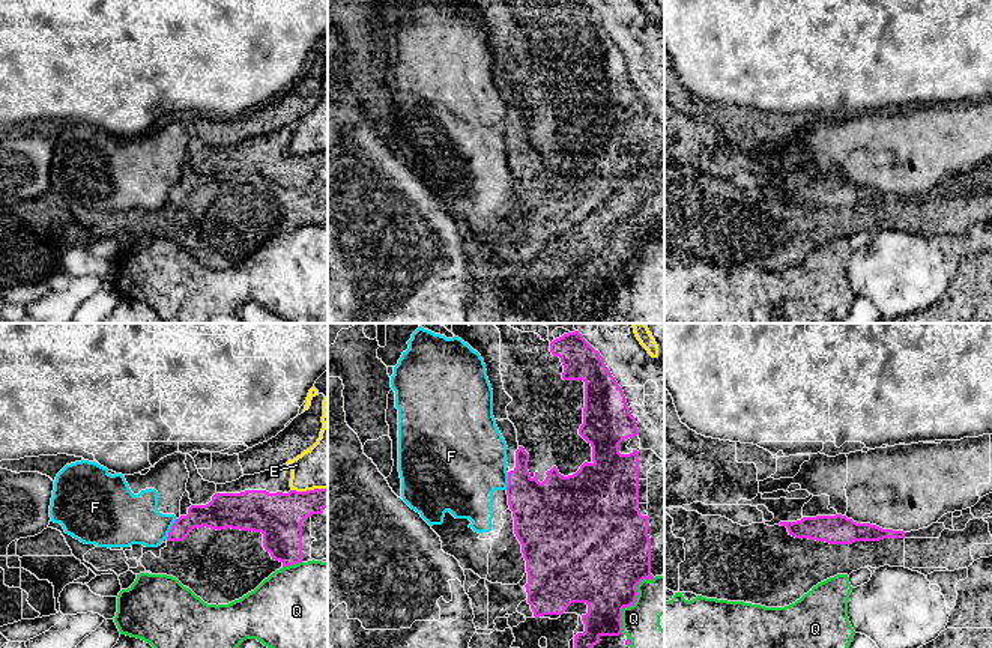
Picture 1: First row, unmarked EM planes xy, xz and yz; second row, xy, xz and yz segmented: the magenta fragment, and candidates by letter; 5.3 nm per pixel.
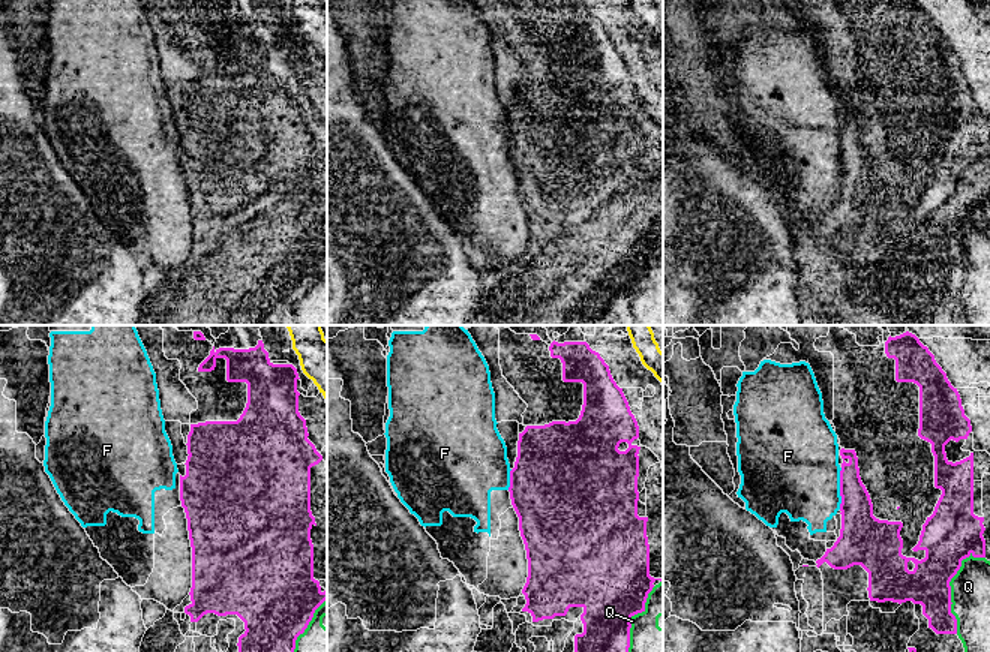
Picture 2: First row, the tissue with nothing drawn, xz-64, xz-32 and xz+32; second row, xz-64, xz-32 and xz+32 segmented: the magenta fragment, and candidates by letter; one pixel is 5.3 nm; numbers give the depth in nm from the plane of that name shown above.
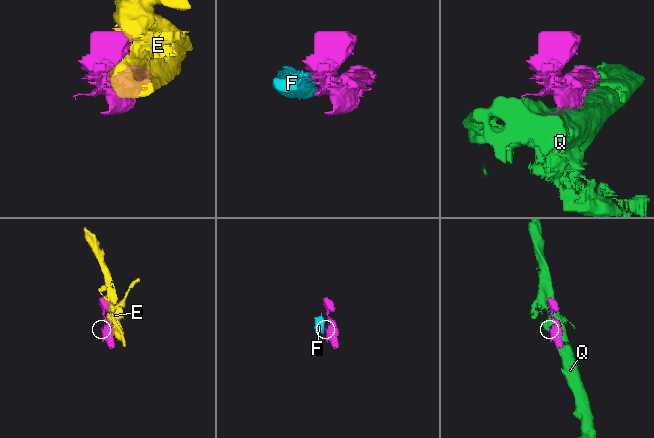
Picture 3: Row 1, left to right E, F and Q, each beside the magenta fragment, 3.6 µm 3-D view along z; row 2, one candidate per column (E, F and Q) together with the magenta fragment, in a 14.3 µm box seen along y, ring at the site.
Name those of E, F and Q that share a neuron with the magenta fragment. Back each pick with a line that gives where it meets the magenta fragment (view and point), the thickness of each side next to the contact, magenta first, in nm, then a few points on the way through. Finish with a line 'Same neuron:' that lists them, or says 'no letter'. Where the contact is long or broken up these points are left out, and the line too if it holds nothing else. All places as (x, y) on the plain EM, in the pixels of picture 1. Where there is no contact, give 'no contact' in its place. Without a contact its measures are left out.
Same neuron: no letter

